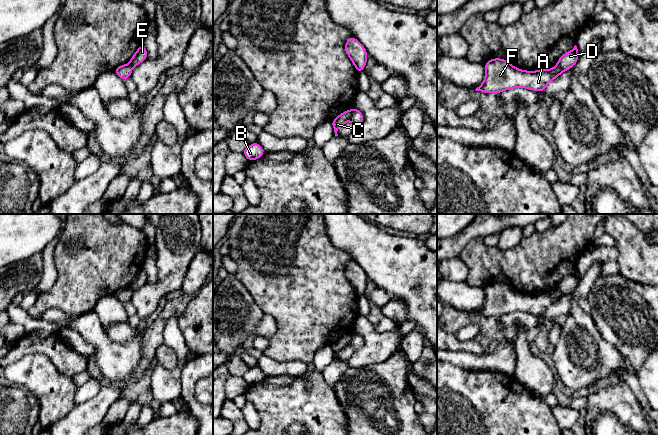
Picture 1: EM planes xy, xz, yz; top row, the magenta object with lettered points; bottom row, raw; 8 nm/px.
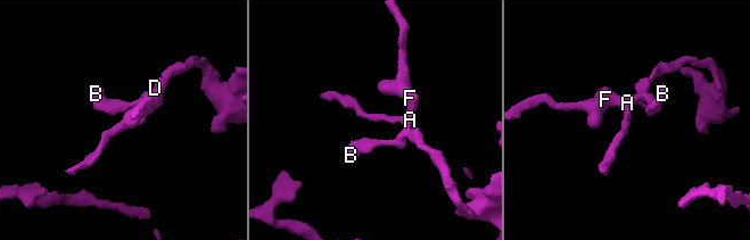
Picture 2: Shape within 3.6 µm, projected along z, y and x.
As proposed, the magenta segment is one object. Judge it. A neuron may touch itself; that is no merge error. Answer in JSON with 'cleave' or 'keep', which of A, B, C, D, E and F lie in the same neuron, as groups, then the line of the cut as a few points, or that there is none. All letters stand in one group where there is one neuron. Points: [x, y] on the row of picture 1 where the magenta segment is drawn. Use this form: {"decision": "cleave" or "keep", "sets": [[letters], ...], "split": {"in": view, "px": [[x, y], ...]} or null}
{"decision": "cleave", "sets": [["A", "B", "C", "F"], ["D", "E"]], "split": {"in": "xz", "px": [[355, 109], [348, 119]]}}

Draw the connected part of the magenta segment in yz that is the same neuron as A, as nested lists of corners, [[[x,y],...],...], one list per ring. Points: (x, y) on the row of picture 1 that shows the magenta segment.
[[[494,58],[485,64],[485,79],[475,90],[483,93],[502,93],[513,88],[526,88],[543,92],[546,86],[560,76],[562,70],[555,65],[552,69],[526,71],[514,67],[505,59]]]

